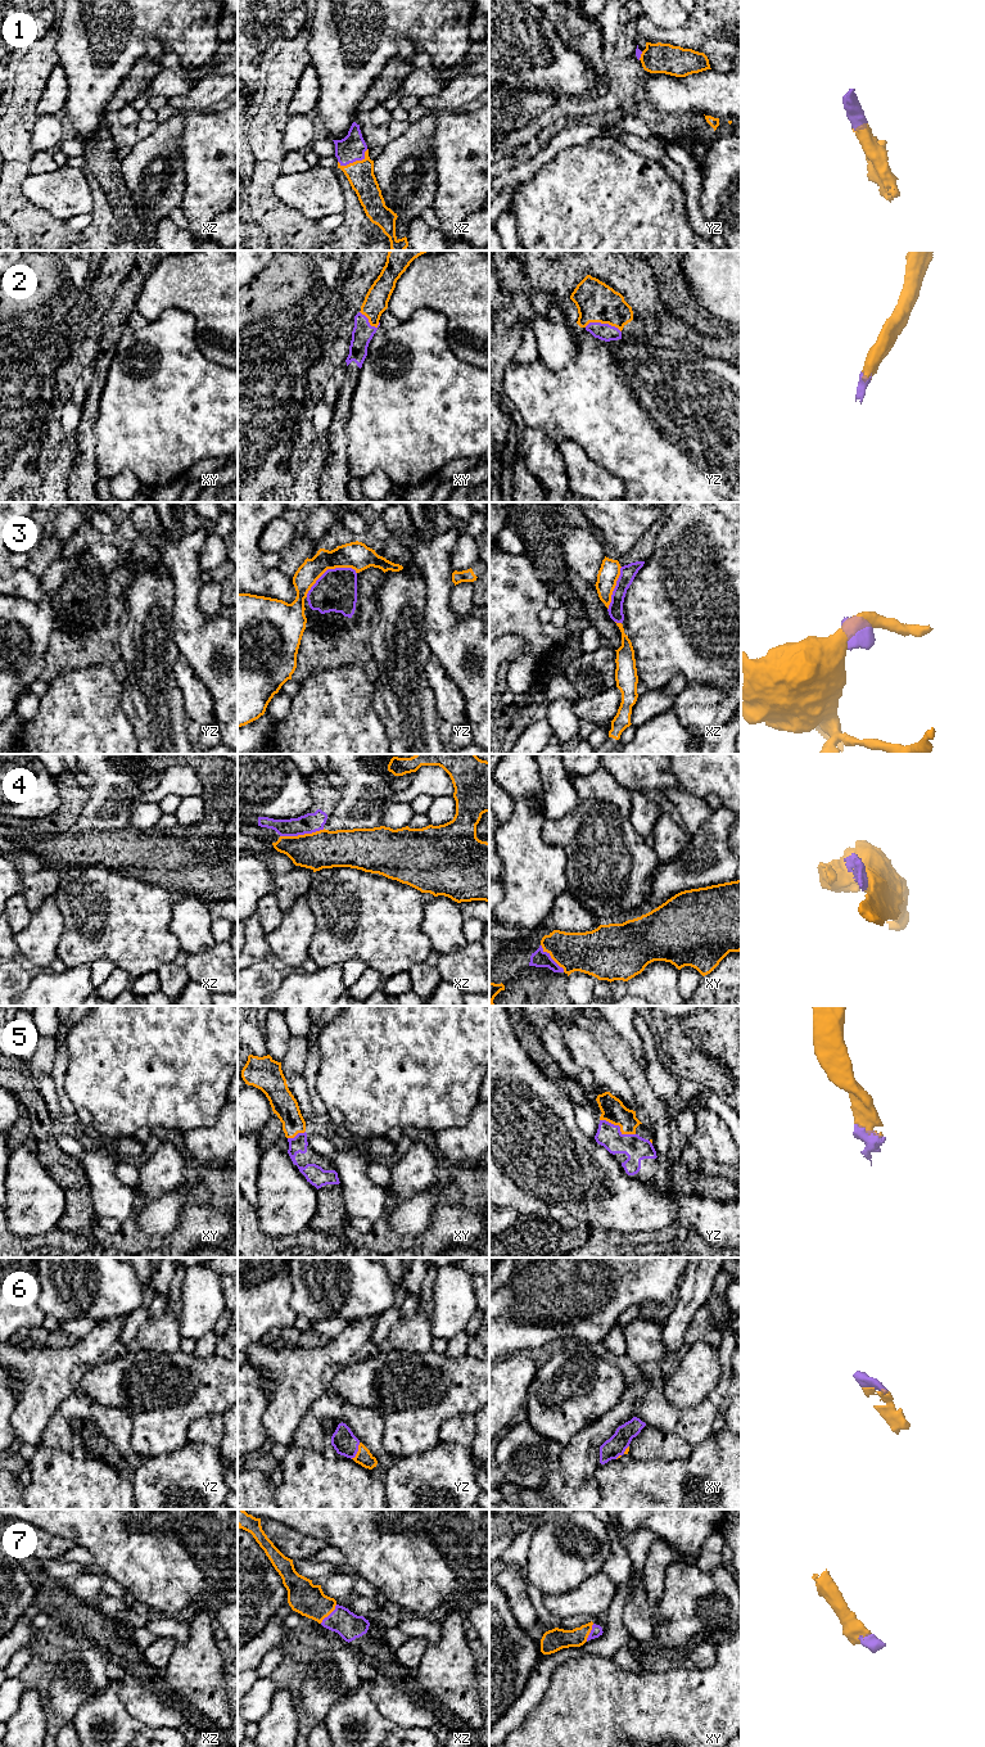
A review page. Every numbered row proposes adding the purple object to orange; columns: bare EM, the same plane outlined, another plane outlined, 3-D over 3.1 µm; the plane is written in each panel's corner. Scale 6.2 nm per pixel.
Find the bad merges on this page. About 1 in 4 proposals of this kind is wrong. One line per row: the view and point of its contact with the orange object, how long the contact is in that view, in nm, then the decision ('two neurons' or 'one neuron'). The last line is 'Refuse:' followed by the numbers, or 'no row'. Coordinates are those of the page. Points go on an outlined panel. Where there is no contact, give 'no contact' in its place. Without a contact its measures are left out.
1: meets orange in xz at (356, 161); contact 200 nm long; one neuron
2: meets orange in yz at (602, 323); contact 240 nm long; one neuron
3: meets orange in yz at (328, 568); contact 360 nm long; two neurons
4: meets orange in xz at (302, 835); contact 280 nm long; two neurons
5: meets orange in yz at (619, 1125); contact 240 nm long; one neuron
6: meets orange in yz at (357, 1452); contact 120 nm long; one neuron
7: meets orange in xz at (329, 1614); contact 160 nm long; one neuron
Refuse: 3, 4

